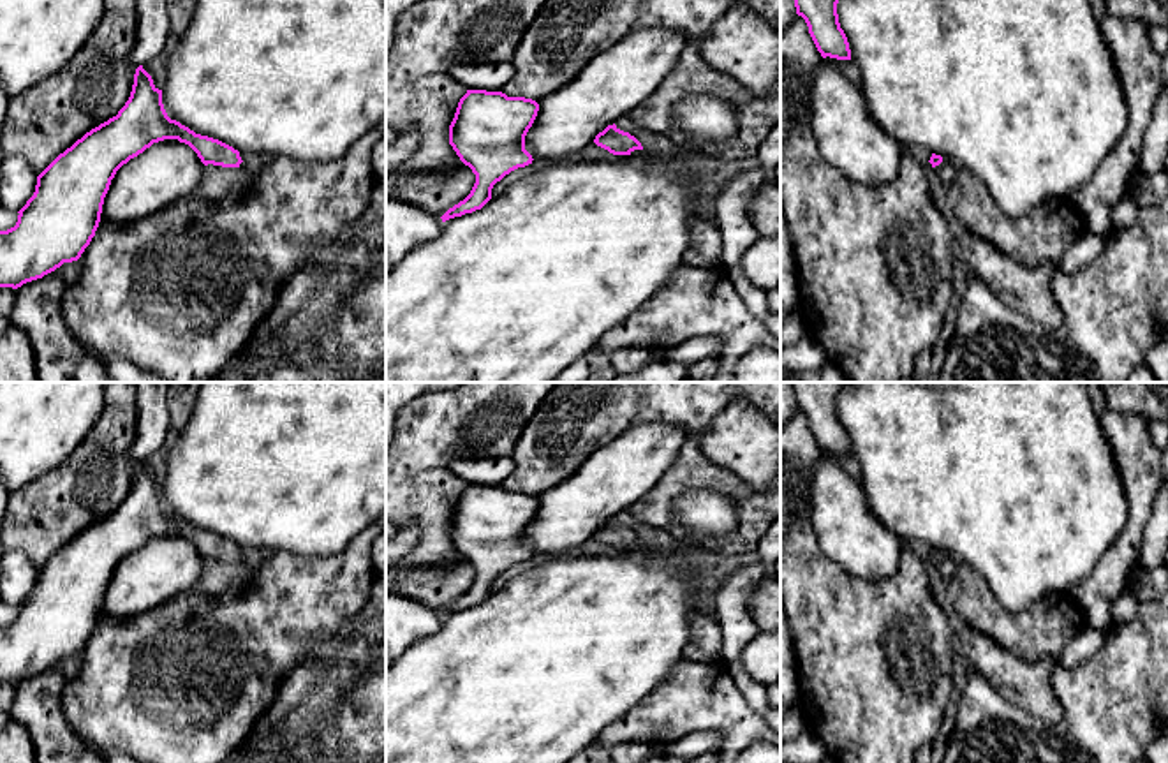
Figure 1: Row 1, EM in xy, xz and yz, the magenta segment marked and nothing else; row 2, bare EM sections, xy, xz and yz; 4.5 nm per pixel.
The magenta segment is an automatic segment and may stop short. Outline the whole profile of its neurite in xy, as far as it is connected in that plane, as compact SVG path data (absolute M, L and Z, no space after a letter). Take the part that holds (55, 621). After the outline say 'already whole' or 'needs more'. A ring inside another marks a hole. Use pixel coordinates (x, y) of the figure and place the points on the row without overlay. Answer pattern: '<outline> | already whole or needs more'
M139 460L129 495L116 511L86 527L70 543L60 548L39 571L33 590L18 606L18 617L0 626L0 682L18 684L26 677L42 673L63 657L81 652L100 617L104 592L116 566L153 537L178 534L189 539L204 560L240 562L240 546L233 541L196 529L171 515L162 499L162 485Z | already whole

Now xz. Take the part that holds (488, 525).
M467 485L449 520L449 539L472 564L476 578L470 589L449 603L442 617L481 604L492 594L492 583L506 569L532 559L525 530L539 499L502 486Z | already whole

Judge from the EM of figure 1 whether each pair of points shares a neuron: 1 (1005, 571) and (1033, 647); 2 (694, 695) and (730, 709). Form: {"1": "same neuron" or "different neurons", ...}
{"1": "different neurons", "2": "same neuron"}

